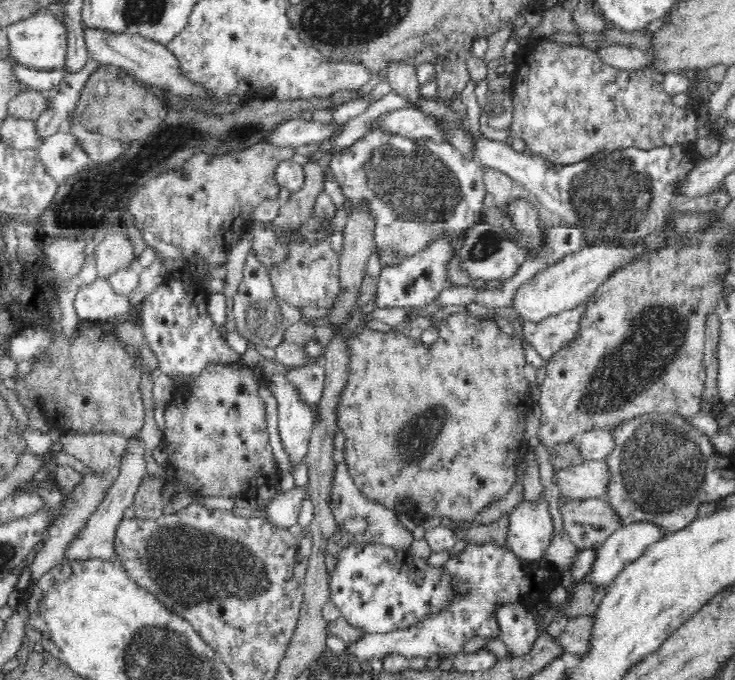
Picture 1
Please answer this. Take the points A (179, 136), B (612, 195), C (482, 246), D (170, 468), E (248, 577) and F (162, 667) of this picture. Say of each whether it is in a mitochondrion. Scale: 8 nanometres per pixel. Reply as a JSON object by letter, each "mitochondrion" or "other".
{"A":"mitochondrion","B":"mitochondrion","C":"mitochondrion","D":"other","E":"mitochondrion","F":"mitochondrion"}

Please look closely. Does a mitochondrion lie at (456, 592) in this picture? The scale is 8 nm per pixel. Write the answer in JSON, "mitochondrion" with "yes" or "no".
{"mitochondrion":"no"}

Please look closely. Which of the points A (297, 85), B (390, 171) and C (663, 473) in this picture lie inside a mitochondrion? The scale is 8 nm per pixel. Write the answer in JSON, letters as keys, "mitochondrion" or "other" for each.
{"A":"other","B":"mitochondrion","C":"mitochondrion"}

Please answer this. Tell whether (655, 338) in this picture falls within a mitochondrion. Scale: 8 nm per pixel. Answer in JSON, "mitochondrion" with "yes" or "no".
{"mitochondrion":"yes"}

